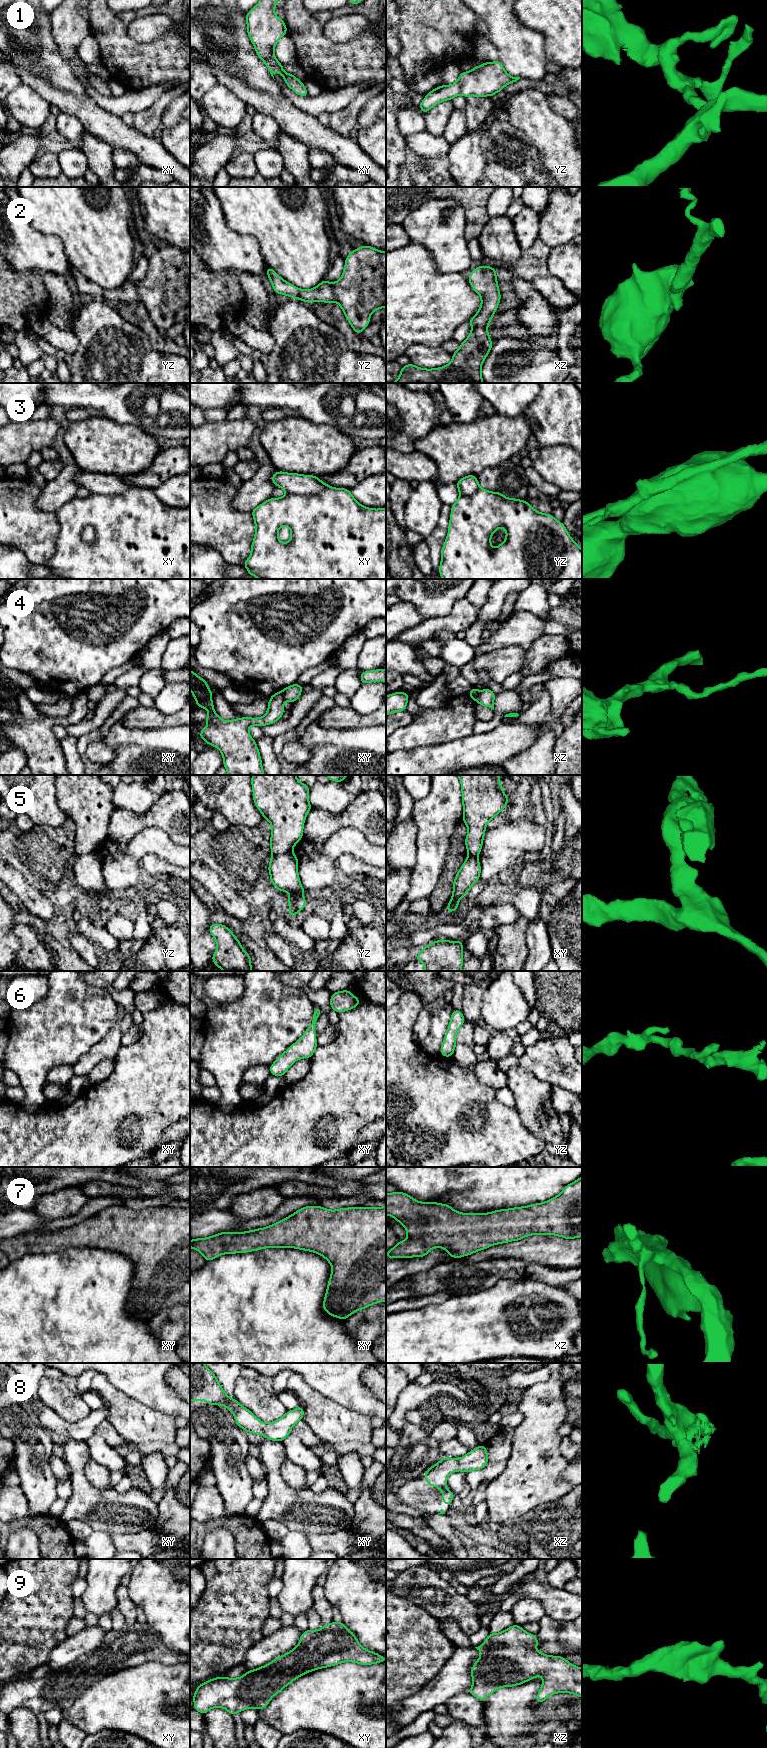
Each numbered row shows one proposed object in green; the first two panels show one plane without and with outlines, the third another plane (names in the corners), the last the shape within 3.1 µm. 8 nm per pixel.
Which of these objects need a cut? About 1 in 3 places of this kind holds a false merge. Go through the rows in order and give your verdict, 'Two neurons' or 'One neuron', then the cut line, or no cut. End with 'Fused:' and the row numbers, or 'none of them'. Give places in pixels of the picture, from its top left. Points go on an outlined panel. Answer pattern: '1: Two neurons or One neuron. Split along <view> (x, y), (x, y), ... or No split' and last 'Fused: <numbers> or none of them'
1: One neuron. No split
2: One neuron. No split
3: Two neurons. Split along xy (331, 487), (320, 493), (287, 493)
4: Two neurons. Split along xy (281, 691), (282, 697), (285, 700)
5: Two neurons. Split along yz (290, 850), (272, 856)
6: One neuron. No split
7: One neuron. No split
8: One neuron. No split
9: One neuron. No split
Fused: 3, 4, 5

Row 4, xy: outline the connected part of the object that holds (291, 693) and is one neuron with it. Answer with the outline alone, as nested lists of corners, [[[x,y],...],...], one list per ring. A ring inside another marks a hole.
[[[292,684],[282,690],[282,695],[285,701],[294,703],[302,693],[304,685]]]

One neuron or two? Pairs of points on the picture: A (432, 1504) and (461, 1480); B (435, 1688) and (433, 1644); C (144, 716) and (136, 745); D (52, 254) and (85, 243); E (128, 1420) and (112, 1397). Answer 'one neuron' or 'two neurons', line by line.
A: two neurons
B: two neurons
C: two neurons
D: two neurons
E: one neuron

